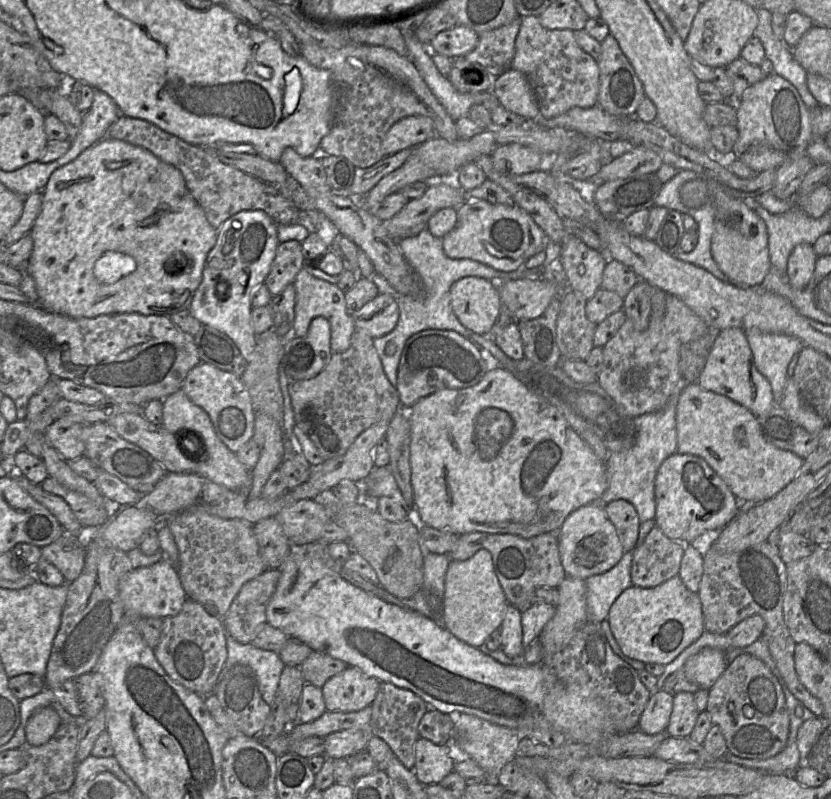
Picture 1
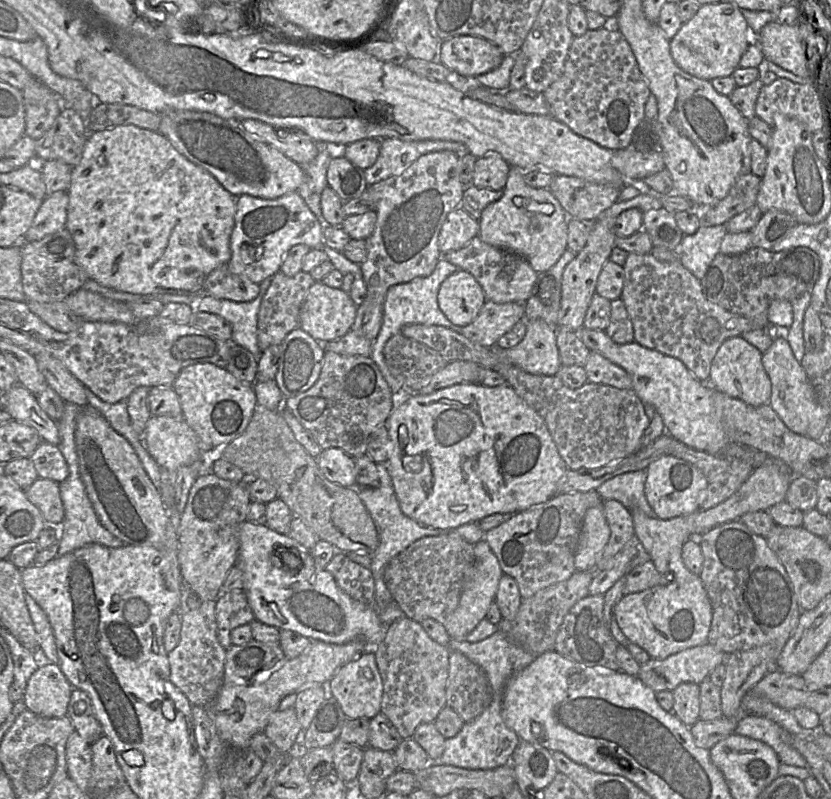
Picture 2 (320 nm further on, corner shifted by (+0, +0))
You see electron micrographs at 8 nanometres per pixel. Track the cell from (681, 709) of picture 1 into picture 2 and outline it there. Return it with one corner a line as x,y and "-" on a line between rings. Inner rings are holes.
684,682
672,690
672,712
688,727
699,719
700,684

